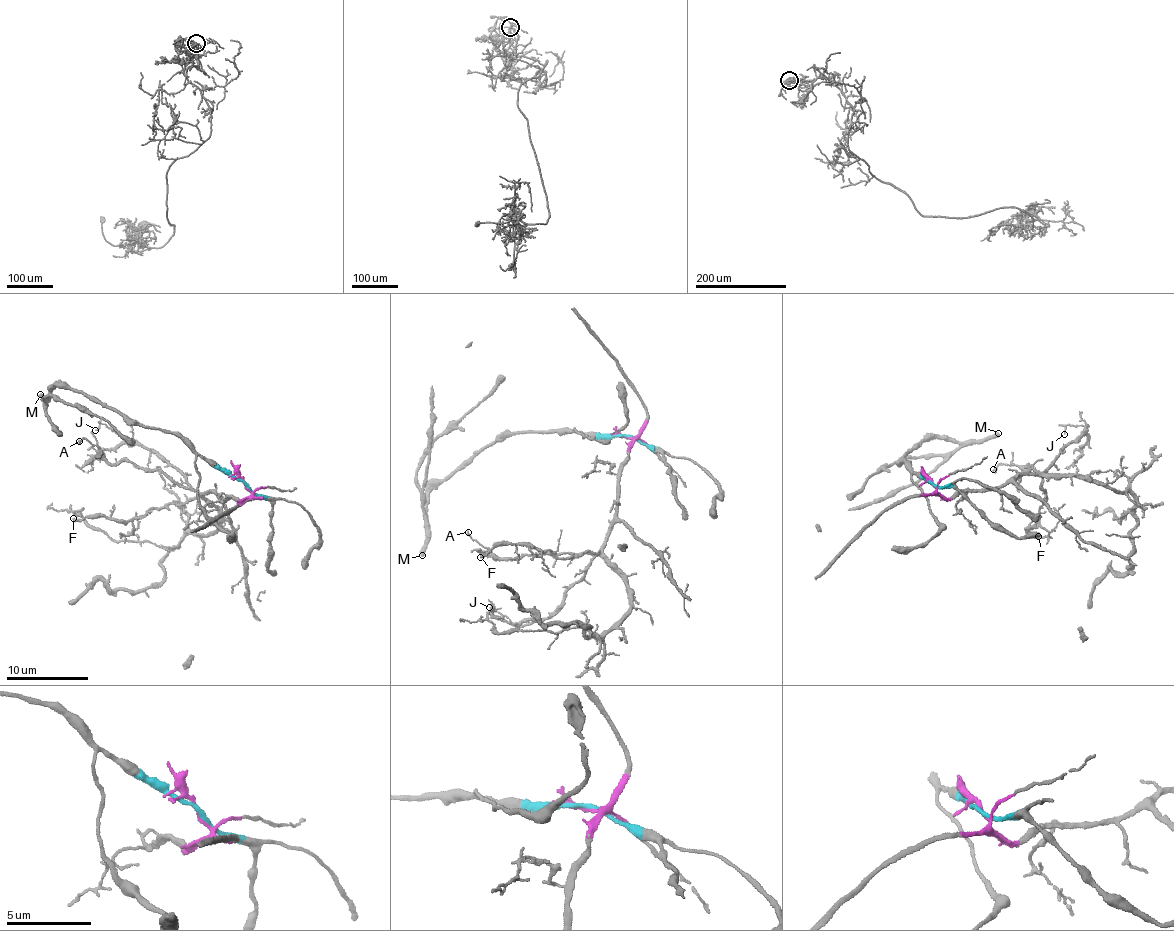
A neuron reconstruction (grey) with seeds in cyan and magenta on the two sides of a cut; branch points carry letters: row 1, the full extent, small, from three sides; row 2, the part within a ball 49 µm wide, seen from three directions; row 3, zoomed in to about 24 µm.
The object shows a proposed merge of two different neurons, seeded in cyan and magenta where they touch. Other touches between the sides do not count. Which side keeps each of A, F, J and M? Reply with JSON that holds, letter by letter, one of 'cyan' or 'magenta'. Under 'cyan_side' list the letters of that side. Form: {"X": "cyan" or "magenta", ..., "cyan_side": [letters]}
{"A": "magenta", "F": "magenta", "J": "magenta", "M": "cyan", "cyan_side": ["M"]}

